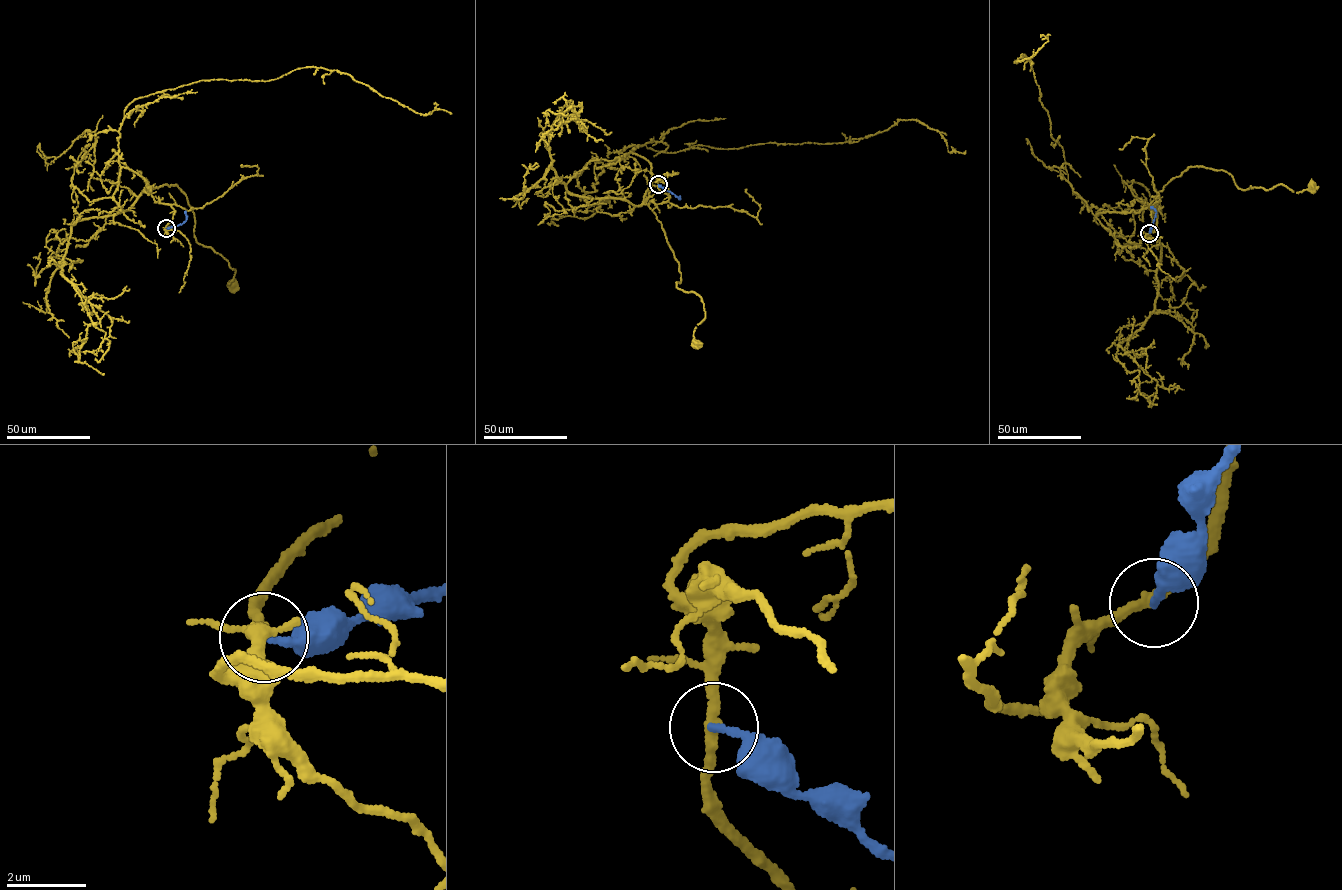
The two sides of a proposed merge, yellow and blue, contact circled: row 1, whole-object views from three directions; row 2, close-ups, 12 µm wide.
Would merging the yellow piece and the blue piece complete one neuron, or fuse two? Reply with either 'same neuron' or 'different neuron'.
different neuron

